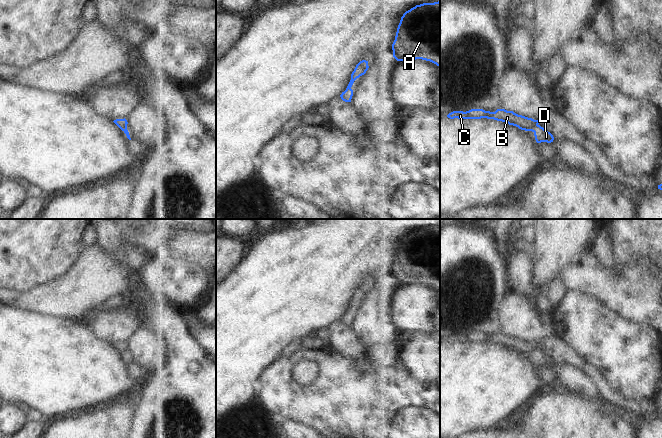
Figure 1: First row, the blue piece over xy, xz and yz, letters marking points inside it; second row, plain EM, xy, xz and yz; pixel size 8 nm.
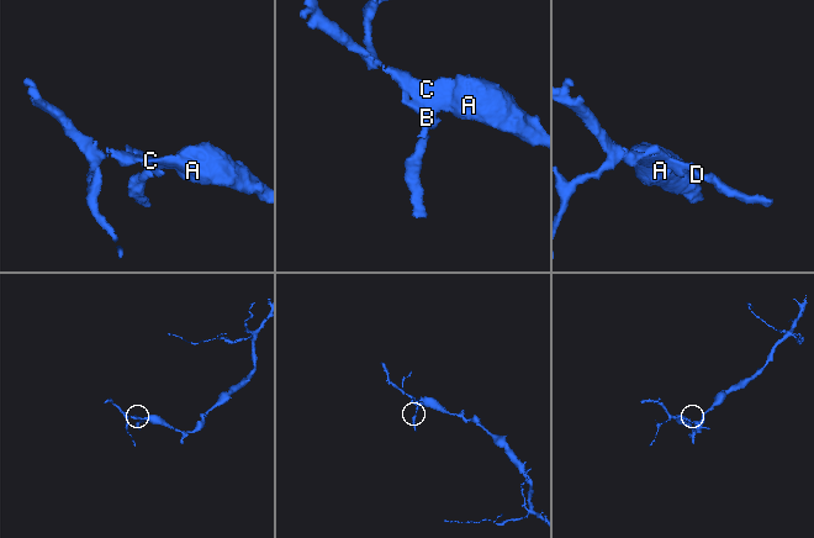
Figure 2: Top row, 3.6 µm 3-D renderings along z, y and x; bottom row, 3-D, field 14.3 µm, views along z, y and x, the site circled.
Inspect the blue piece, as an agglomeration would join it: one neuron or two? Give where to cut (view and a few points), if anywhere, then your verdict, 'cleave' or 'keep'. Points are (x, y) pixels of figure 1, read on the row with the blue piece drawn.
cut none; keep

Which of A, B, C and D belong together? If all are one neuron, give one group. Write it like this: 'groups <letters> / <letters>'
groups A B C D

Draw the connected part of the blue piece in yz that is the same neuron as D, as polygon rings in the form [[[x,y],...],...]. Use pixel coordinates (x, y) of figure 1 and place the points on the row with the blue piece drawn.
[[[471,109],[466,112],[453,111],[449,113],[447,117],[450,119],[494,119],[516,126],[521,130],[532,131],[537,143],[551,143],[554,140],[553,135],[541,127],[538,120],[518,115],[513,111],[507,111],[505,109],[497,109],[495,112],[485,111],[483,109]]]

